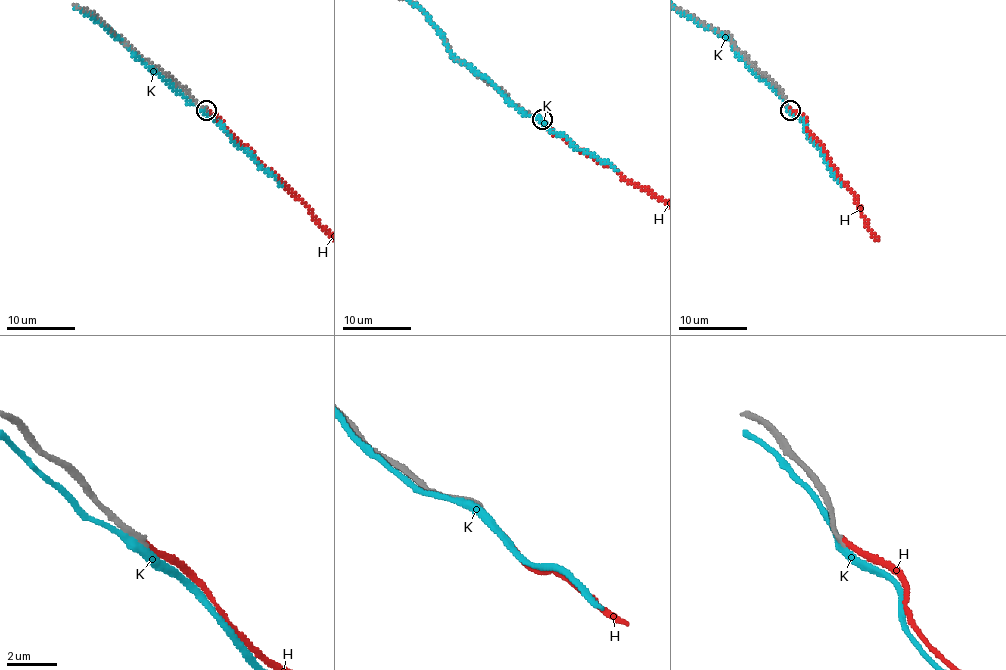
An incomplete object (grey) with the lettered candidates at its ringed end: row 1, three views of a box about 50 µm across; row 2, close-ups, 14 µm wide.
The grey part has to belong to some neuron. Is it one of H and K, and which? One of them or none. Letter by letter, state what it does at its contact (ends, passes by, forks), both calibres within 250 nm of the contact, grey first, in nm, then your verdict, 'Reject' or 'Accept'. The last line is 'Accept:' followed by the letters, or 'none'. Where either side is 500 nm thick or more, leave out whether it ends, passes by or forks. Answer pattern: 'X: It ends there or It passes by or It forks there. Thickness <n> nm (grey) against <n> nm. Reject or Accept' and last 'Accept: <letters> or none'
H: It ends there. Thickness 240 nm (grey) against 200 nm. Reject
K: It passes by. Thickness 280 nm (grey) against 280 nm. Reject
Accept: none

